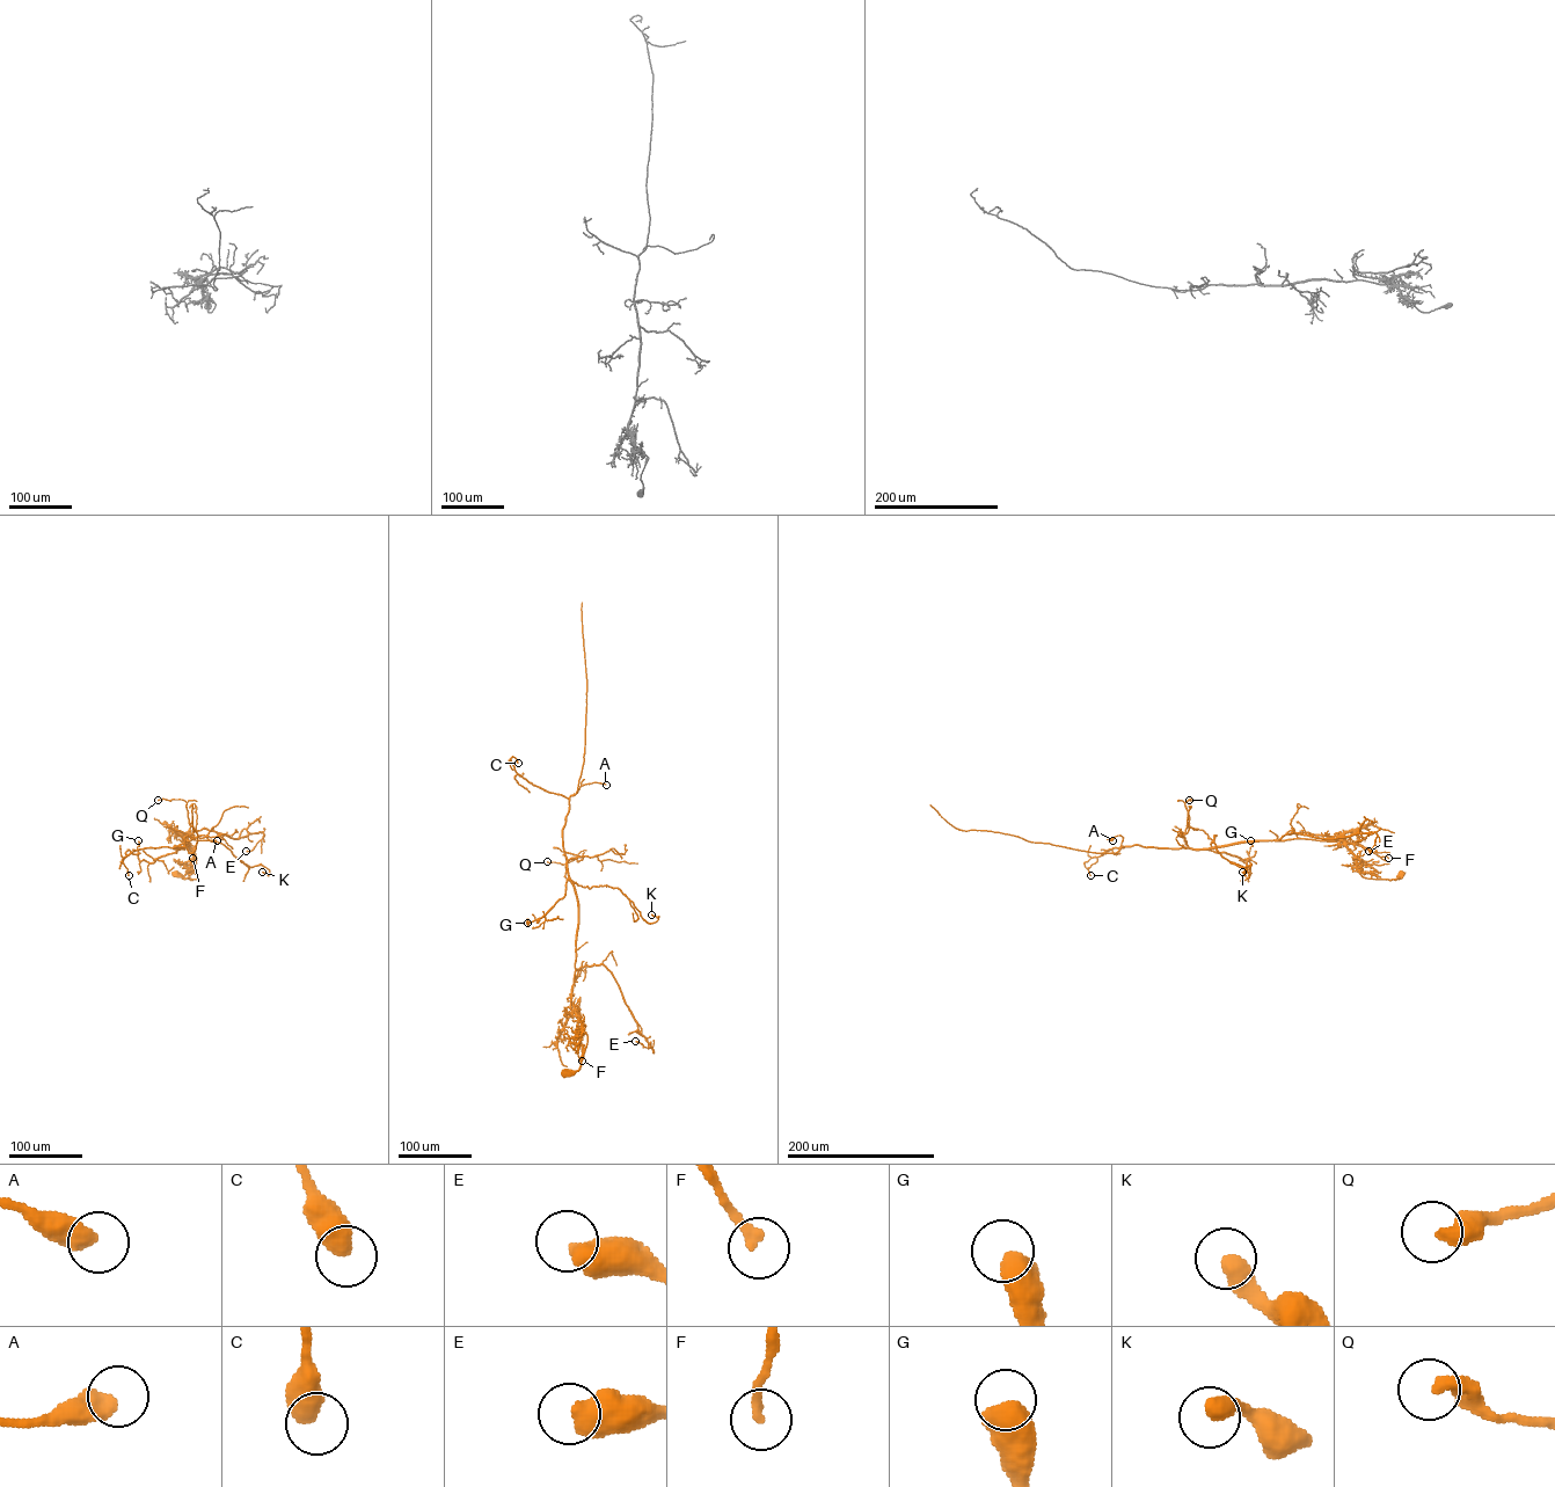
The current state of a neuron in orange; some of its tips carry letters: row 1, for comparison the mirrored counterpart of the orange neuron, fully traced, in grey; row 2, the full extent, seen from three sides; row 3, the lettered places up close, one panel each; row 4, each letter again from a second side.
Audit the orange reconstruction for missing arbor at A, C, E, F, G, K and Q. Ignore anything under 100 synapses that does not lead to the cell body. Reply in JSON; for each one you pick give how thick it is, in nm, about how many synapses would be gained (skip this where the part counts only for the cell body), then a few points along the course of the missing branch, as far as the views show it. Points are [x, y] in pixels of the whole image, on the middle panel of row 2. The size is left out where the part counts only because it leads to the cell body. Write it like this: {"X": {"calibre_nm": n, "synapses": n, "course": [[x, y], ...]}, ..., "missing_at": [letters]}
{"missing_at": []}

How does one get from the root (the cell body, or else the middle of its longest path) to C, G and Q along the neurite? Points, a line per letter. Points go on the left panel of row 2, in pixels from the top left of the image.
C: (174, 873), (198, 877), (185, 838), (189, 844), (181, 848), (134, 850), (121, 861), (129, 875)
G: (174, 873), (198, 877), (185, 838), (185, 846), (152, 862), (139, 860), (138, 840)
Q: (174, 873), (198, 877), (185, 838), (189, 844), (177, 848), (190, 839), (194, 826), (184, 800), (158, 800)

